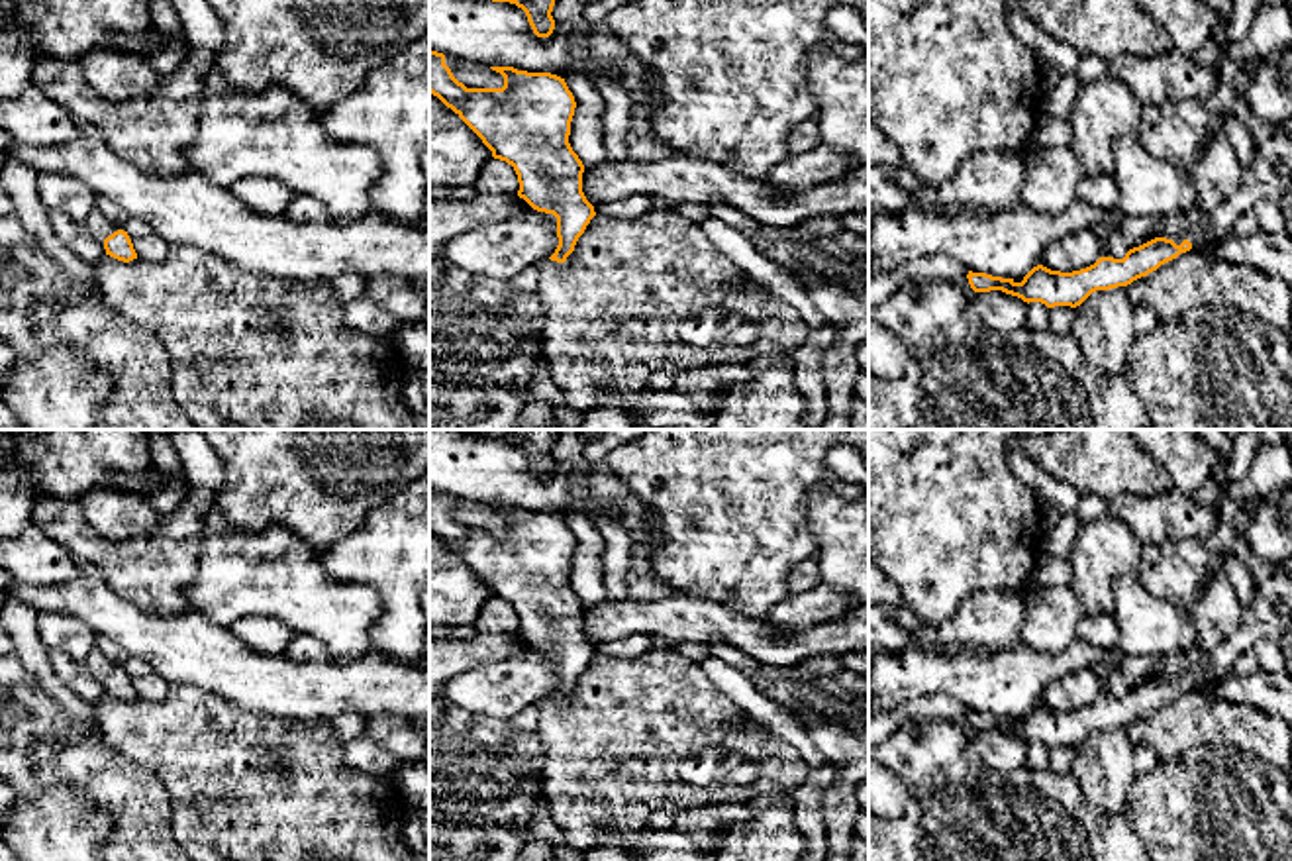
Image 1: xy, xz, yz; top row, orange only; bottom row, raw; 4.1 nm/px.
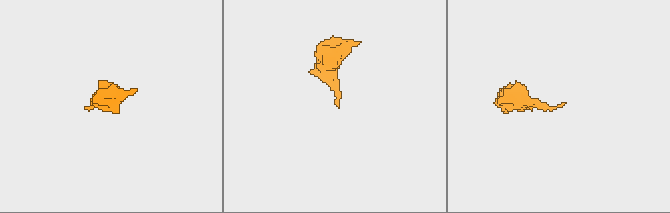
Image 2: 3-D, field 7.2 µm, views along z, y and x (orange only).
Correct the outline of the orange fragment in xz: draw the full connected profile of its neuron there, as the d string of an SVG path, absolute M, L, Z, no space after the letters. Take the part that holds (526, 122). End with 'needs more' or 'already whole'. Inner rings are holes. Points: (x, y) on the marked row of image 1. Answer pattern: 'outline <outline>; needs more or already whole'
outline M429 51L429 92L451 108L492 151L494 159L514 167L520 182L518 196L533 210L557 218L559 245L549 257L565 263L578 237L596 216L582 192L584 165L569 143L574 116L574 96L565 78L551 73L527 73L514 67L490 67L504 76L502 88L467 88L445 65L445 55Z; already whole

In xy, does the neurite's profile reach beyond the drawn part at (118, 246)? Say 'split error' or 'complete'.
split error

